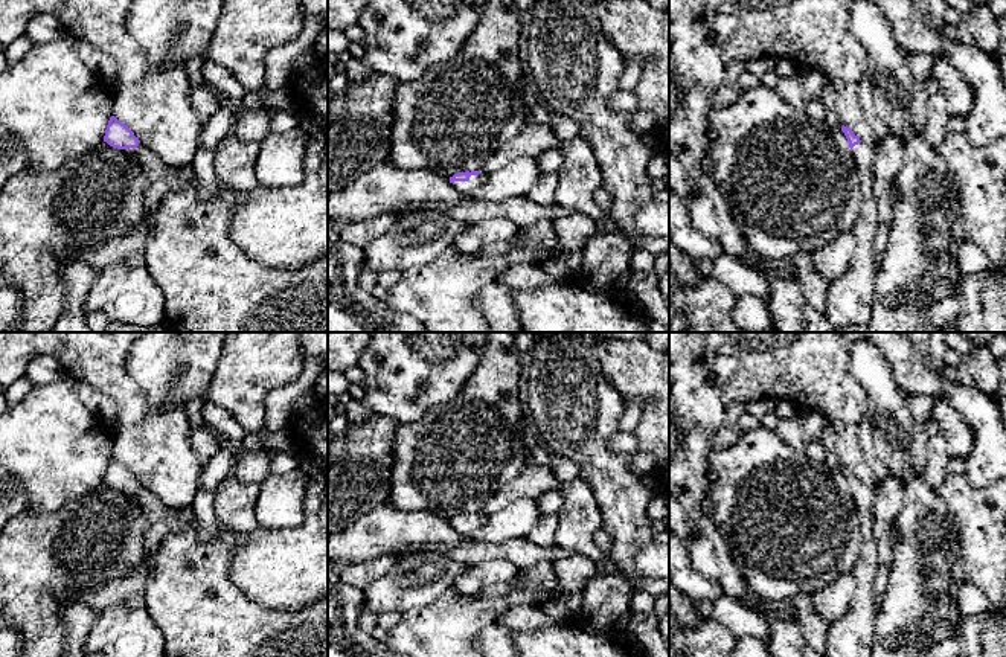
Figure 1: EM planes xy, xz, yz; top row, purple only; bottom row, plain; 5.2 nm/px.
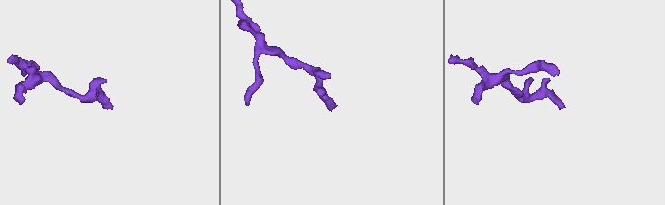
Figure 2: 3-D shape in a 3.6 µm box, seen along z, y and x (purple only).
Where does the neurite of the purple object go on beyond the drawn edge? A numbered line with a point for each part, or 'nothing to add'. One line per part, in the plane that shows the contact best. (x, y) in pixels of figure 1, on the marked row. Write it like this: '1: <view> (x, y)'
1: xz (465, 188)

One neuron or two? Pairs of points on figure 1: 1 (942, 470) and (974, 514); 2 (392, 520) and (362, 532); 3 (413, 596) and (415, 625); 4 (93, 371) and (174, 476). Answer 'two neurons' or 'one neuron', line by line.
1: two neurons
2: one neuron
3: two neurons
4: one neuron

